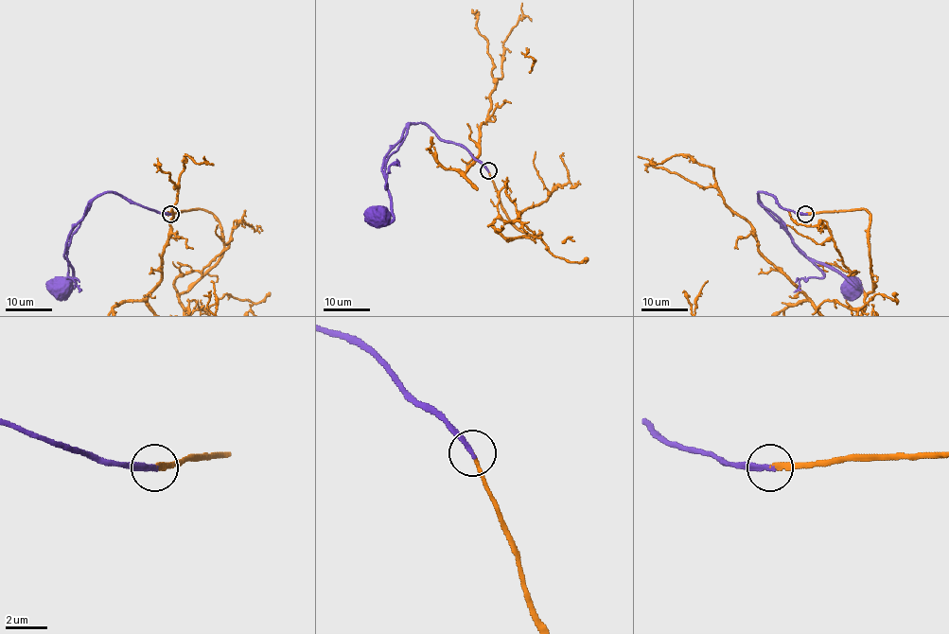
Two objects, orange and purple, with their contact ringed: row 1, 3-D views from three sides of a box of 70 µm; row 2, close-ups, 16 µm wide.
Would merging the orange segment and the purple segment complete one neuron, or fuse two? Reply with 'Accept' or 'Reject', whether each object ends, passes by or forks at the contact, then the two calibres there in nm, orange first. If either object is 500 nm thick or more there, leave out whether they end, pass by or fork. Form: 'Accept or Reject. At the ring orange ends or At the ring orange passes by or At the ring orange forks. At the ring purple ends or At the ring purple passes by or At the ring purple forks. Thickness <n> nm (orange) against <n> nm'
Accept. At the ring orange ends. At the ring purple ends. Thickness 180 nm (orange) against 200 nm

